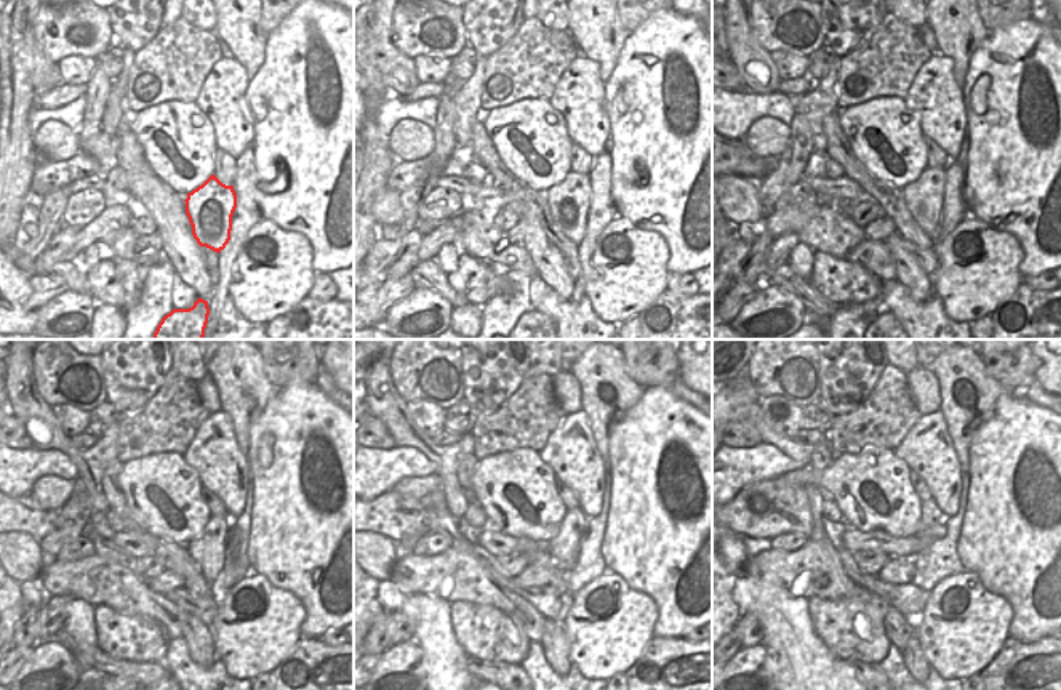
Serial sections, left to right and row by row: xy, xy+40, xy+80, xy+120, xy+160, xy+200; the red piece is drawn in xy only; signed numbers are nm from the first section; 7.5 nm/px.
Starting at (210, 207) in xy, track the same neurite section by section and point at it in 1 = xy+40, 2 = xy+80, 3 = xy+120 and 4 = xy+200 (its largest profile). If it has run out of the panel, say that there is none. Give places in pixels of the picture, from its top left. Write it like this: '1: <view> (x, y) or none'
1: xy+40 (568, 200)
2: xy+80 (924, 197)
3: xy+120 (208, 549)
4: xy+200 (932, 514)

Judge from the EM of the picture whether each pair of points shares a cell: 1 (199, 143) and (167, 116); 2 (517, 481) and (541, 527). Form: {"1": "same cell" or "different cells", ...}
{"1": "same cell", "2": "same cell"}

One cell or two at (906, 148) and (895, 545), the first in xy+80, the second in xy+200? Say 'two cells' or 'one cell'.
two cells

